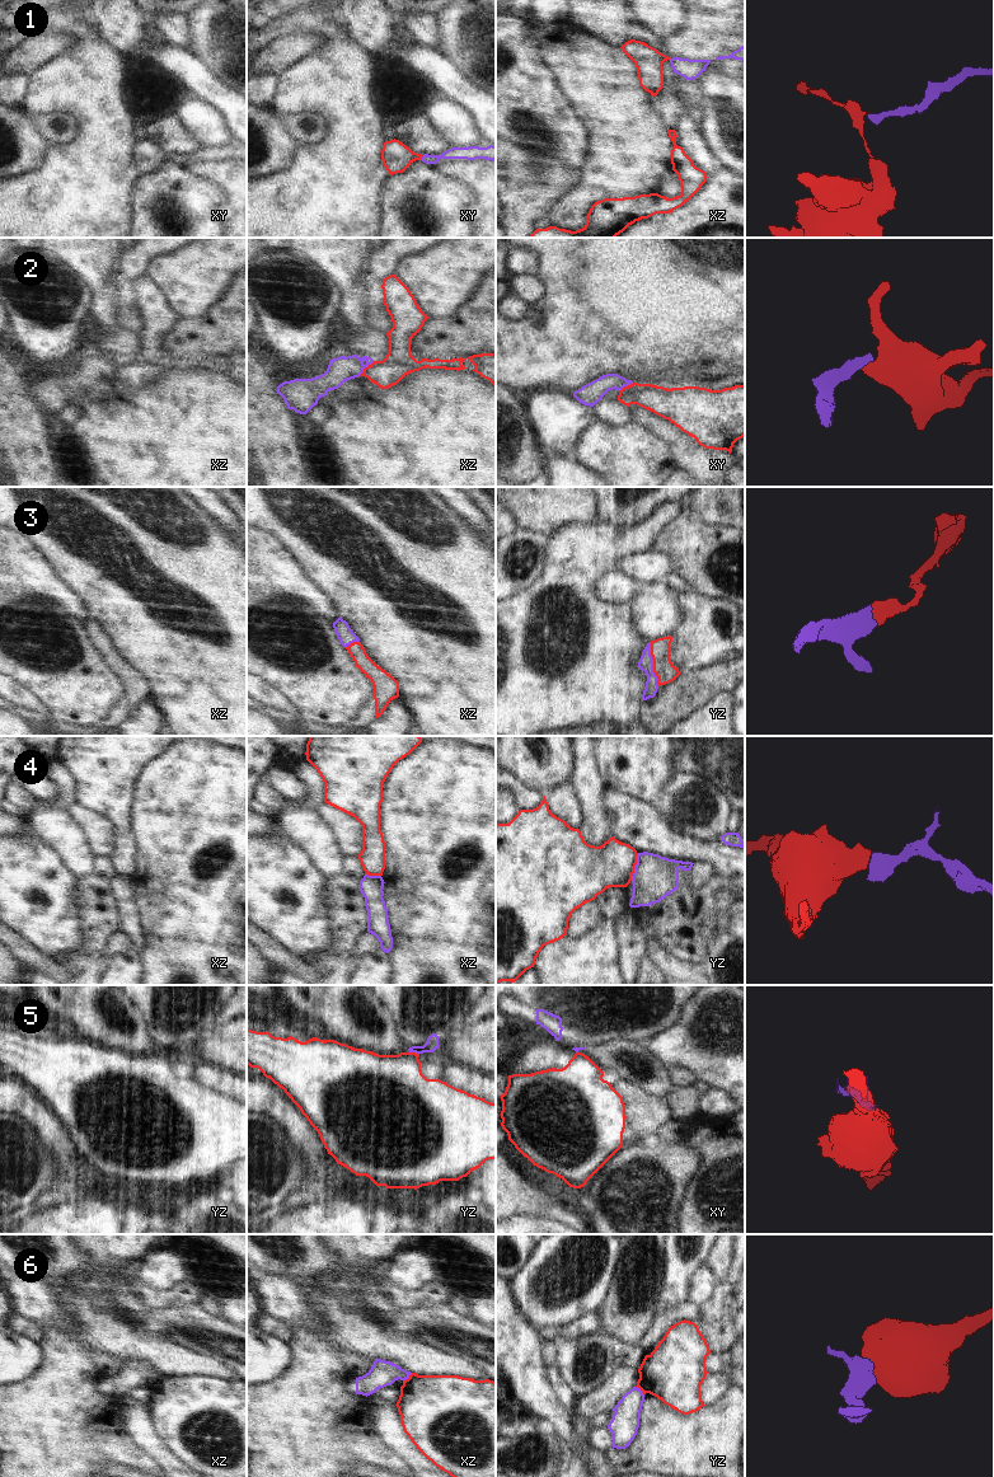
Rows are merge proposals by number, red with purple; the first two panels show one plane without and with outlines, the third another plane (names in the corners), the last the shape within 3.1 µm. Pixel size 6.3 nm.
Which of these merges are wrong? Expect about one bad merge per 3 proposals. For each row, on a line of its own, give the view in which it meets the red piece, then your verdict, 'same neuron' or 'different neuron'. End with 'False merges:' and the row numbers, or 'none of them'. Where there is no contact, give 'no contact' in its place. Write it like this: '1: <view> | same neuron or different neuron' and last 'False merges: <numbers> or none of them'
1: xy | same neuron
2: xz | different neuron
3: yz | same neuron
4: yz | different neuron
5: yz | different neuron
6: xz | different neuron
False merges: 2, 4, 5, 6

